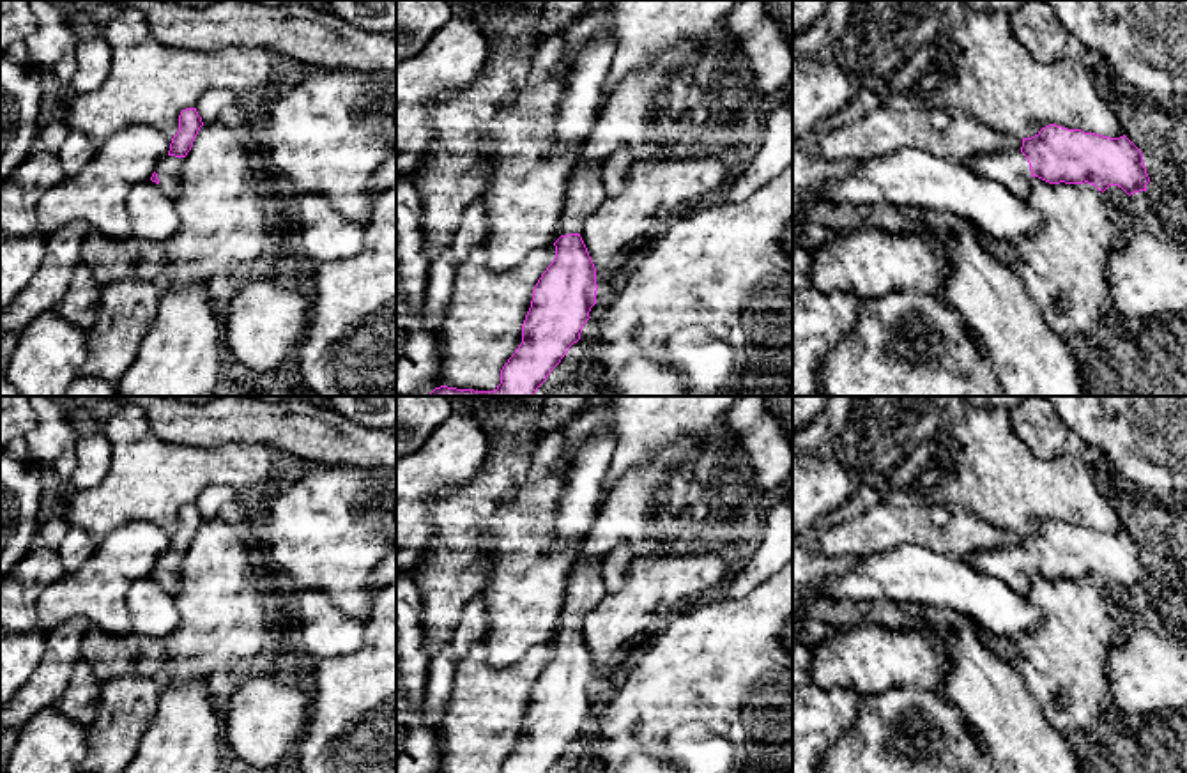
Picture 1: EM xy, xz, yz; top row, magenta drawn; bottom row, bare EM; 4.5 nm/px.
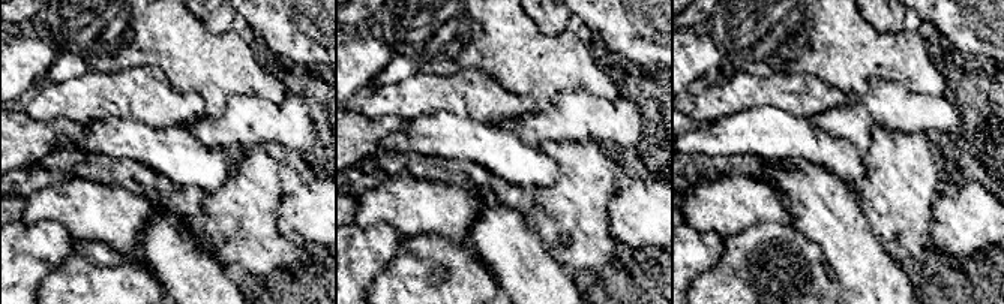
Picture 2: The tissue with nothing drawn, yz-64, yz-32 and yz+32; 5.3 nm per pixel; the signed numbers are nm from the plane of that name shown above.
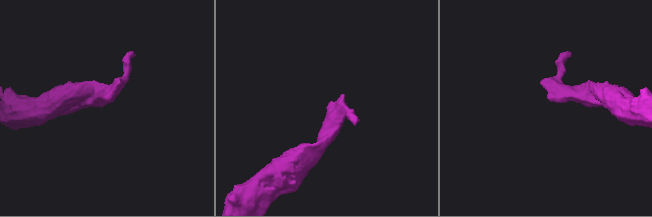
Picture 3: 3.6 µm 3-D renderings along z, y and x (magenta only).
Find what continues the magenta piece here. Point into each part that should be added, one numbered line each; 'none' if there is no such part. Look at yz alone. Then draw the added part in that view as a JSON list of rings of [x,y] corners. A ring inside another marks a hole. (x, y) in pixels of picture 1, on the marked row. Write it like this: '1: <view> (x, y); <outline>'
1: yz (1010, 168); [[[1021,150],[980,156],[964,166],[980,177],[1005,184],[1019,198],[1026,198],[1031,189],[1030,163]]]

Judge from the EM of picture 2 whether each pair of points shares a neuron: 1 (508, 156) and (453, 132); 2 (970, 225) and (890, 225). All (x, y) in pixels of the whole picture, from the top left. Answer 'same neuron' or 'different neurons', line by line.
1: same neuron
2: different neurons

